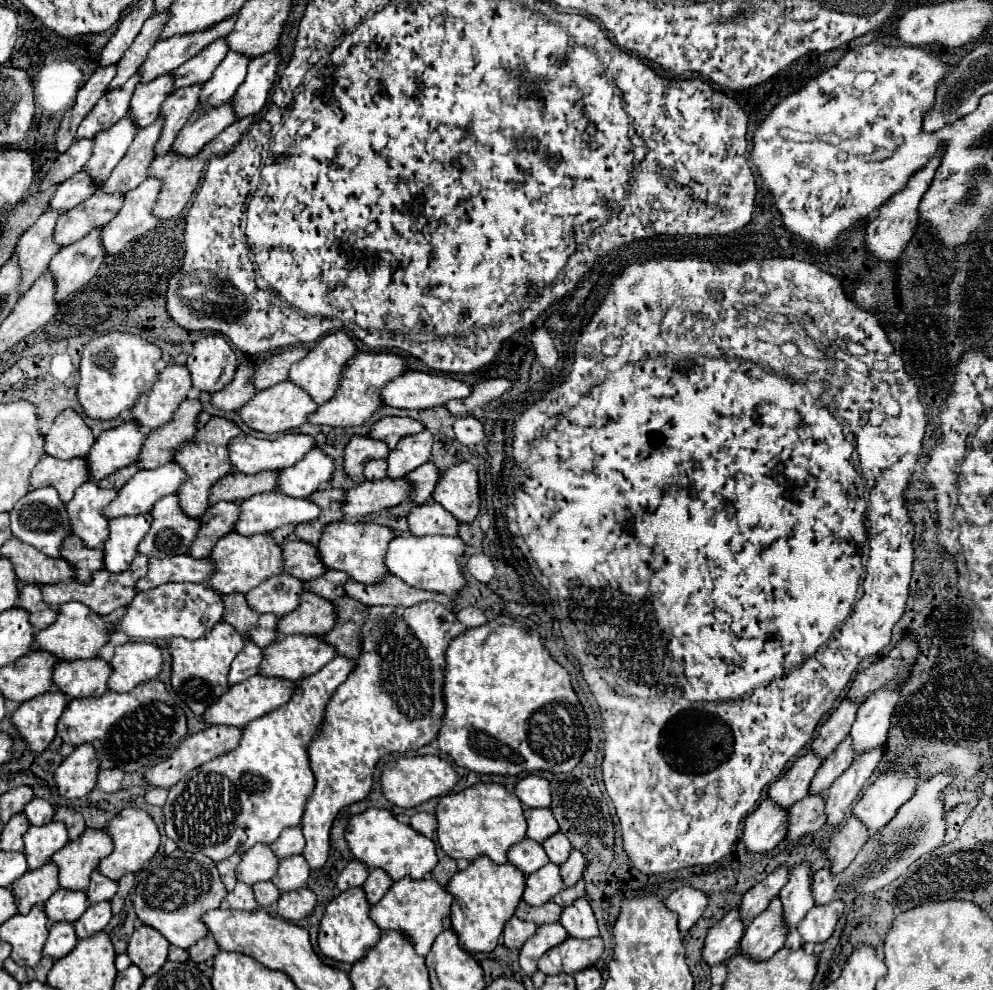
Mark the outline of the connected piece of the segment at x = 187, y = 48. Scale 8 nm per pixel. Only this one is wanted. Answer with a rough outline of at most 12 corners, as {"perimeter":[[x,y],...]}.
{"perimeter":[[236,16],[192,36],[158,40],[138,70],[142,82],[174,72],[210,42]]}

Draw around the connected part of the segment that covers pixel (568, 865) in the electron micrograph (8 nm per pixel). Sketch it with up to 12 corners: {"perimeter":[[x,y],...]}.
{"perimeter":[[570,852],[560,866],[566,888],[582,878],[586,864],[582,852]]}

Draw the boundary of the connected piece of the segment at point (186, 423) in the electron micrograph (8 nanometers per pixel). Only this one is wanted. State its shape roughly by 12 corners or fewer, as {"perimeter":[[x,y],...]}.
{"perimeter":[[184,400],[174,418],[152,430],[138,468],[172,462],[198,430],[200,400]]}

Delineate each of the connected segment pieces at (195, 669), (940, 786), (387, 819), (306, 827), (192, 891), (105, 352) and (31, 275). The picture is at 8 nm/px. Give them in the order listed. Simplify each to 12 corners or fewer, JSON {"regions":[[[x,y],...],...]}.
{"regions":[[[218,622],[172,638],[172,688],[202,716],[228,692],[244,638]],[[920,784],[838,876],[812,876],[814,904],[876,892],[942,844],[940,794]],[[392,812],[352,816],[356,860],[392,880],[424,878],[436,844]],[[372,606],[308,746],[310,870],[336,814],[444,716],[454,610]],[[160,852],[134,876],[138,920],[170,944],[208,936],[228,894],[200,852]],[[110,332],[84,346],[78,400],[96,420],[156,384],[162,350]],[[44,212],[18,240],[22,290],[48,270],[62,212]]]}

